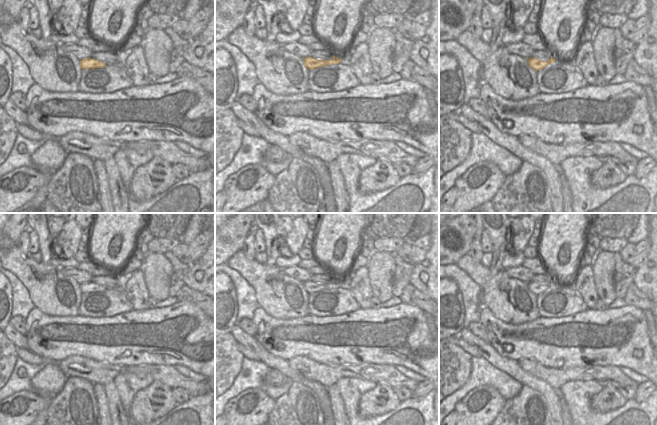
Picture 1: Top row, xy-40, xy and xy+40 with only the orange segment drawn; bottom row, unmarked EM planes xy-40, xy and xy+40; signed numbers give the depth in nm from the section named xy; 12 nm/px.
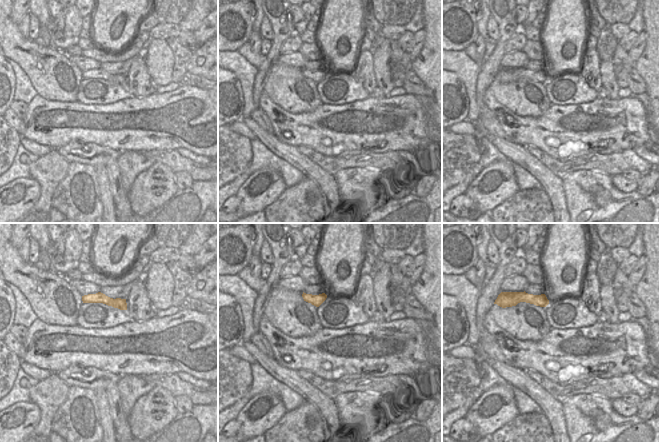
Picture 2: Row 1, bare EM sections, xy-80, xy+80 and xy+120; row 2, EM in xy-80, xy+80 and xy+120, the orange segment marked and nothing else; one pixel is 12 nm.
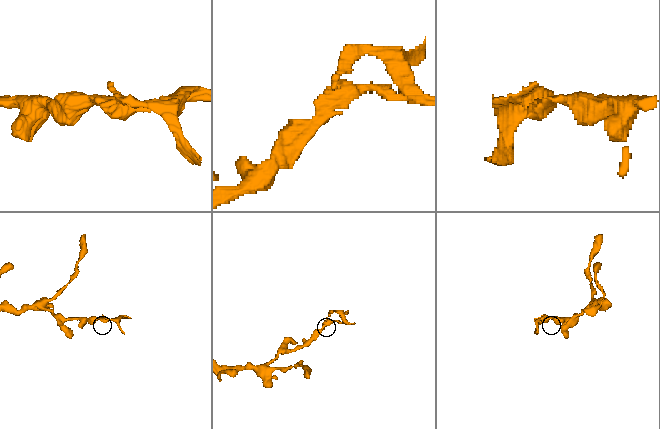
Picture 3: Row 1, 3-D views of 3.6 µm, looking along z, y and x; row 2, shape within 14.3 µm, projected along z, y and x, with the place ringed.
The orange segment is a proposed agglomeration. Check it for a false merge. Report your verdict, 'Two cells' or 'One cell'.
One cell.

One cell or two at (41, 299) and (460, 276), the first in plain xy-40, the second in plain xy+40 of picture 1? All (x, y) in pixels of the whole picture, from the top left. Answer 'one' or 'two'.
two

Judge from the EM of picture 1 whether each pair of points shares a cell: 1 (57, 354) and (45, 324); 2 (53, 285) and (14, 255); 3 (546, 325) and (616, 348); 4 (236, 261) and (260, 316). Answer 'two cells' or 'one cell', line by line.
1: one cell
2: one cell
3: one cell
4: two cells

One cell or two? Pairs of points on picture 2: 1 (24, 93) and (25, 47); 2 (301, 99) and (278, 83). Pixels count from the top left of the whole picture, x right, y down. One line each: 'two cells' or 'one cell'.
1: two cells
2: one cell

